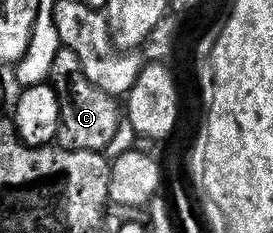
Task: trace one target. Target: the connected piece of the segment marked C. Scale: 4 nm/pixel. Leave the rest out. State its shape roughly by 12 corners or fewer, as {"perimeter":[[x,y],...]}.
{"perimeter":[[60,46],[49,83],[58,147],[103,152],[121,104]]}

